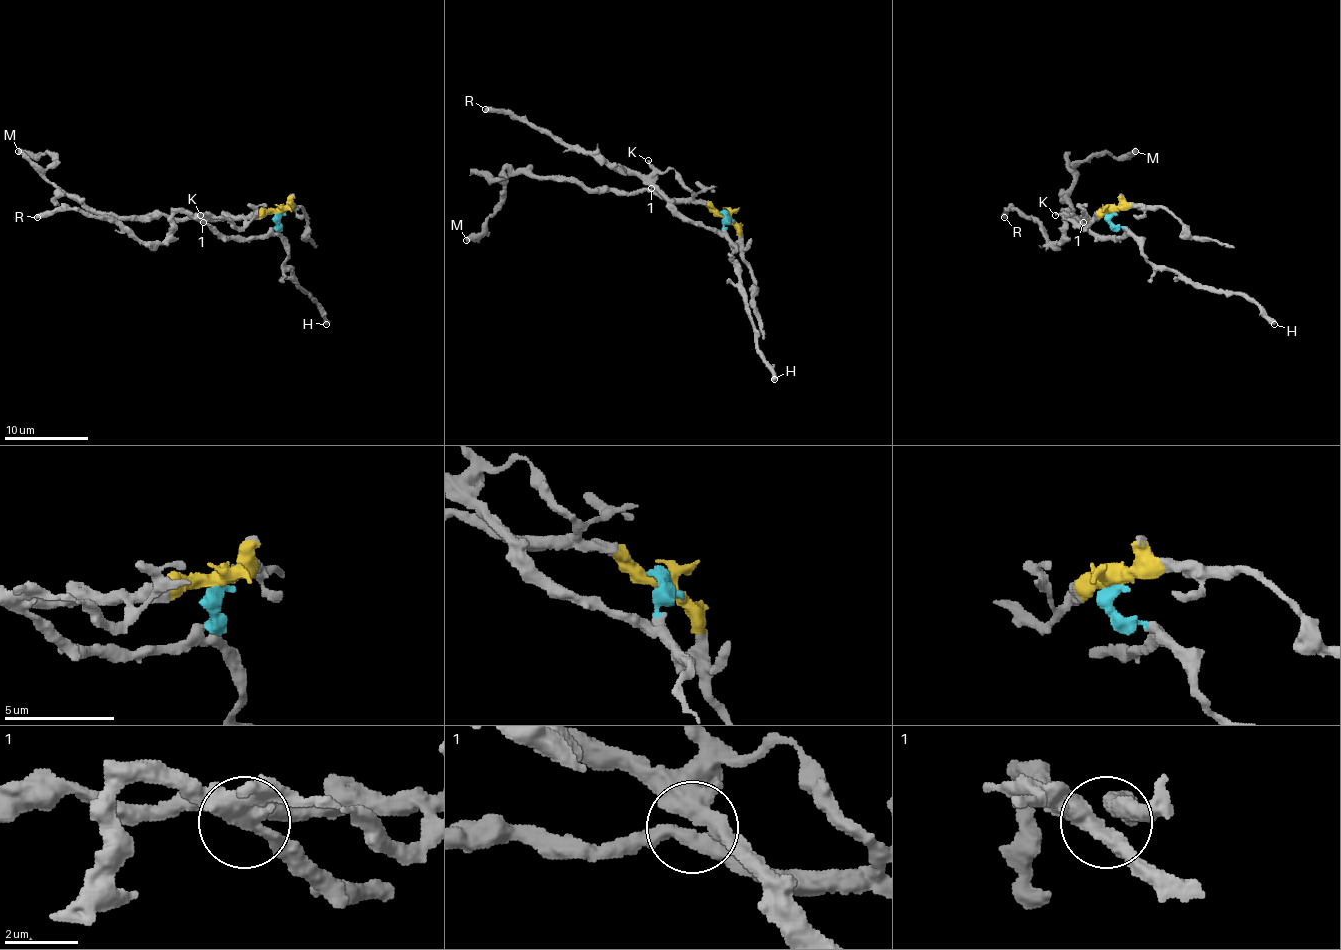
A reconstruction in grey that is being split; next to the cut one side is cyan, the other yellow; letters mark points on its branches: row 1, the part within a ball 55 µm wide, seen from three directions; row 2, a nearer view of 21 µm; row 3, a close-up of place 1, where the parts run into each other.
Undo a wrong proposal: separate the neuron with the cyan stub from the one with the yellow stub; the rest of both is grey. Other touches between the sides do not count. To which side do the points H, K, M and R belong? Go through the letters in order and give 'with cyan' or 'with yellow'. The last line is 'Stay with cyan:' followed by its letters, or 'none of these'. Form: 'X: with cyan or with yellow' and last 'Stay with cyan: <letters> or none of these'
H: with cyan
K: with cyan
M: with yellow
R: with cyan
Stay with cyan: H, K, R

